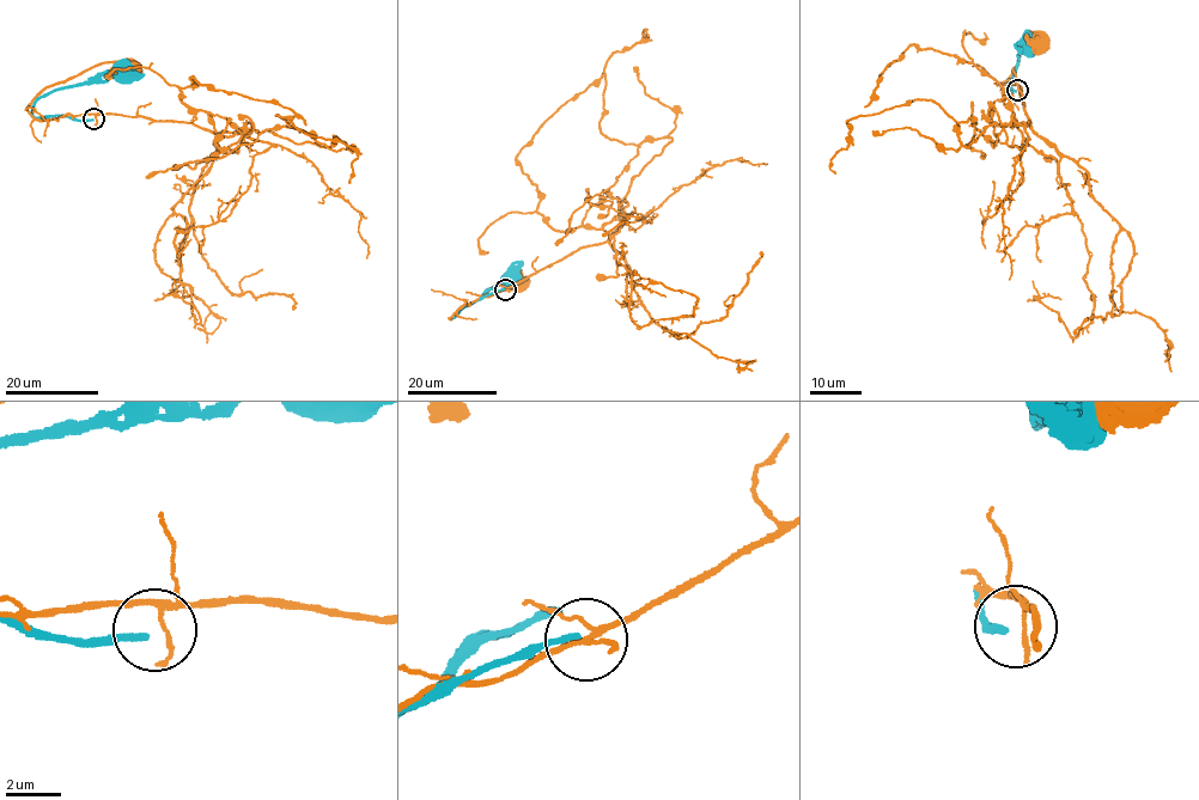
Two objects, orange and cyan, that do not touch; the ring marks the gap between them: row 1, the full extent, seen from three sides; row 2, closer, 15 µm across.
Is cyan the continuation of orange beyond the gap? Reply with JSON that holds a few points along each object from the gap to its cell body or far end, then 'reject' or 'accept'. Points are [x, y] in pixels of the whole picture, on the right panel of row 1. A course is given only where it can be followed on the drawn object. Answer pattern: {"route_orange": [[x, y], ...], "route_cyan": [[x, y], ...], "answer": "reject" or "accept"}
{"route_orange": [[1018, 90], [1017, 84], [1004, 83], [1028, 41], [1028, 31], [1038, 34], [1045, 42]], "route_cyan": [[1016, 91], [1005, 80], [1023, 53], [1021, 47], [1032, 37], [1027, 43]], "answer": "reject"}

